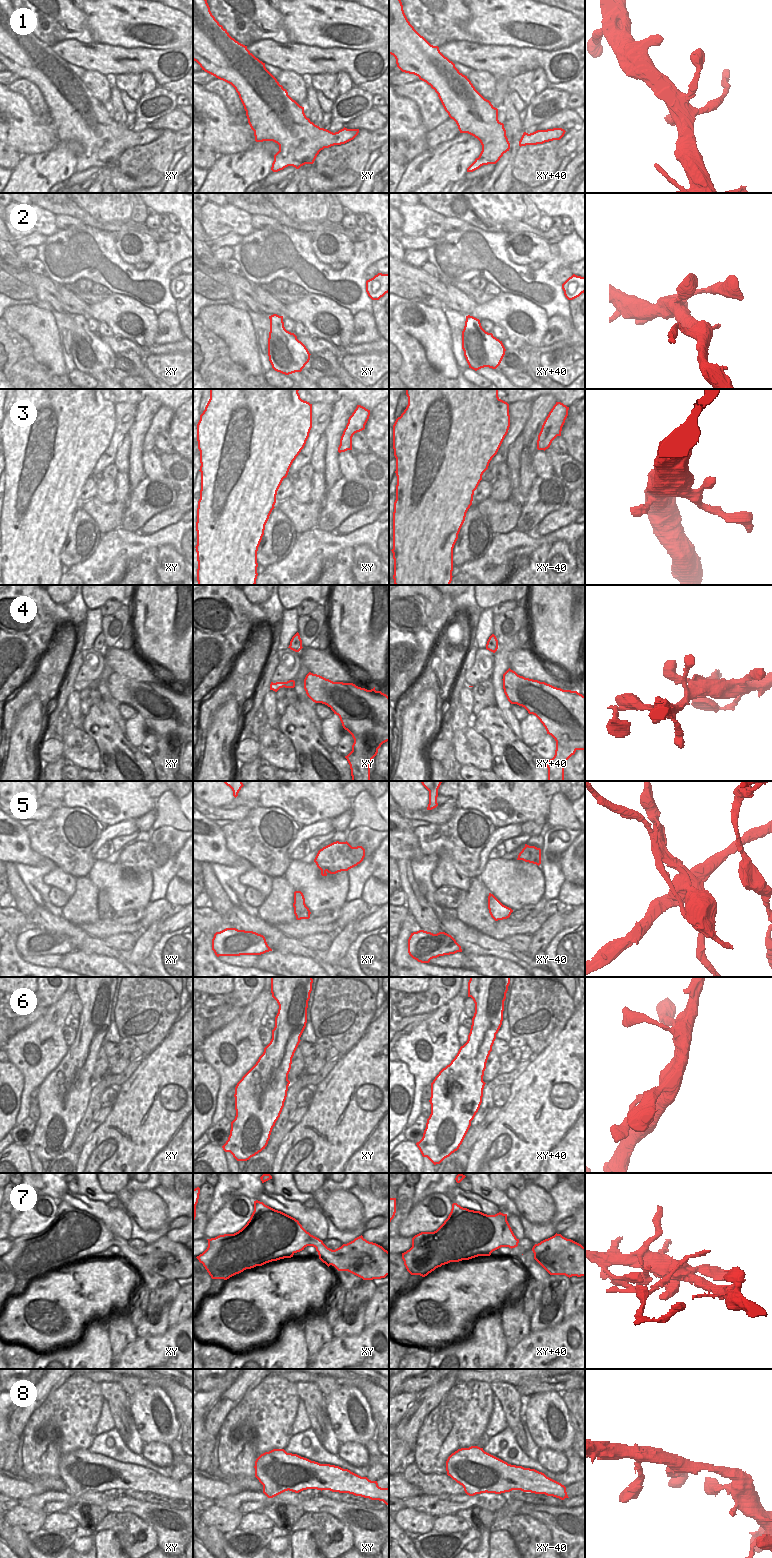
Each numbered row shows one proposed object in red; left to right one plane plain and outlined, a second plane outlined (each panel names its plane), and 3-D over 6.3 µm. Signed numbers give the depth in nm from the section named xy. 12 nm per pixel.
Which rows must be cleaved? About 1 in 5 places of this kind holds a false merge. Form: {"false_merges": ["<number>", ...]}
{"false_merges": ["4", "5"]}

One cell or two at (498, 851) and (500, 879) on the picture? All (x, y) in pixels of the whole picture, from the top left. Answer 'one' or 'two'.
two

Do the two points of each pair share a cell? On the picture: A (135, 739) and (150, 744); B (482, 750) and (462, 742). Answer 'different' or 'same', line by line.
A: different
B: same

